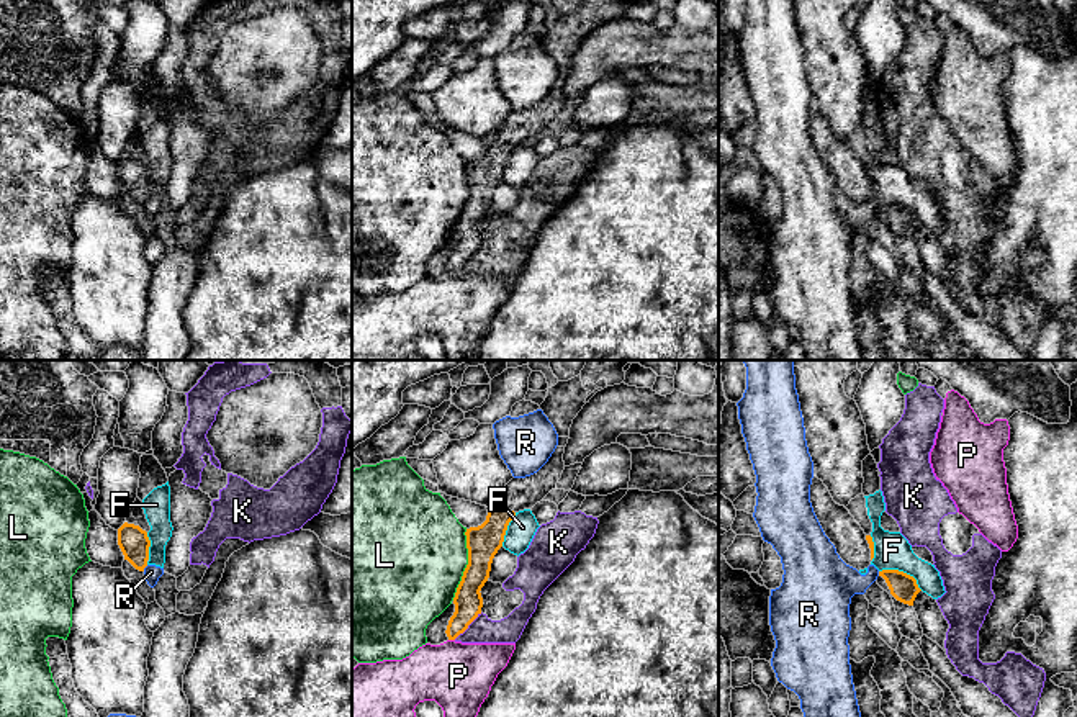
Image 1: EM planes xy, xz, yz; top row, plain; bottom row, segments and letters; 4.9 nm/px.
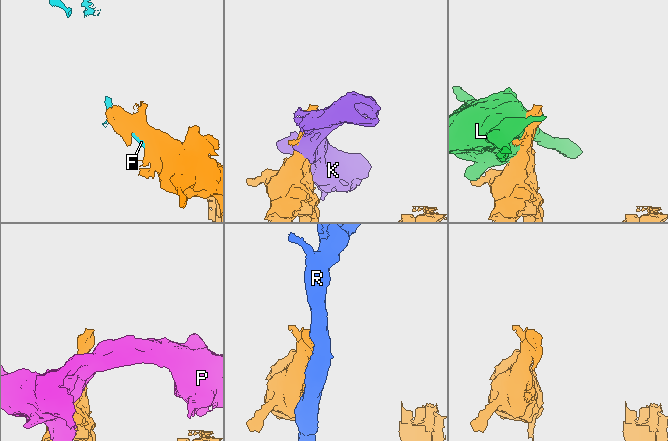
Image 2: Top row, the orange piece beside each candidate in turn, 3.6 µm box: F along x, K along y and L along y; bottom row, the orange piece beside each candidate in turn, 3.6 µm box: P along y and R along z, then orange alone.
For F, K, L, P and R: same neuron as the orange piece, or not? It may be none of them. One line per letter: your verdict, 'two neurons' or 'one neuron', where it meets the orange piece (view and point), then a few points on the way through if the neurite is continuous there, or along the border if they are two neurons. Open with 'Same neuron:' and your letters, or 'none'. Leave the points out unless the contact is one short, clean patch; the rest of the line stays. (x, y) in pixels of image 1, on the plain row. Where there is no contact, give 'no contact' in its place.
Same neuron: none
F: two neurons; meets orange in yz at (902, 205)
K: two neurons; meets orange in xz at (467, 261)
L: two neurons; meets orange in xz at (467, 198)
P: two neurons; meets orange in xz at (452, 272)
R: two neurons; meets orange in xy at (144, 200); border along xy (148, 198), (143, 203)

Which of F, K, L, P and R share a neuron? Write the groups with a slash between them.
F R / K / L / P

